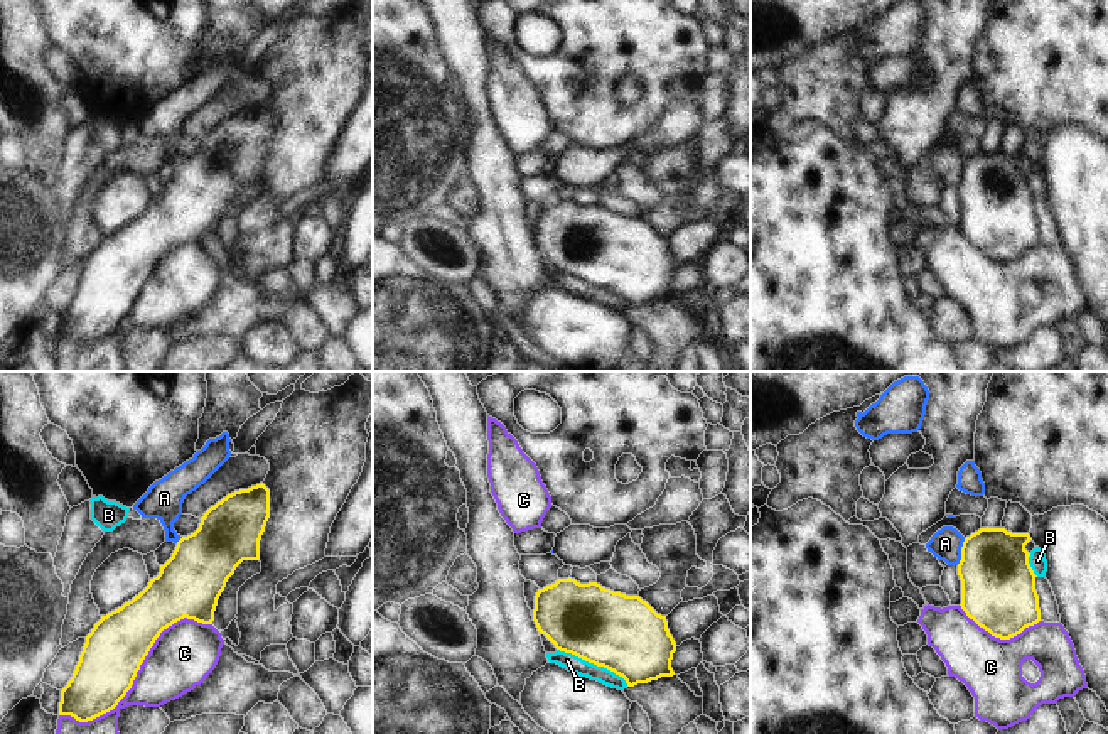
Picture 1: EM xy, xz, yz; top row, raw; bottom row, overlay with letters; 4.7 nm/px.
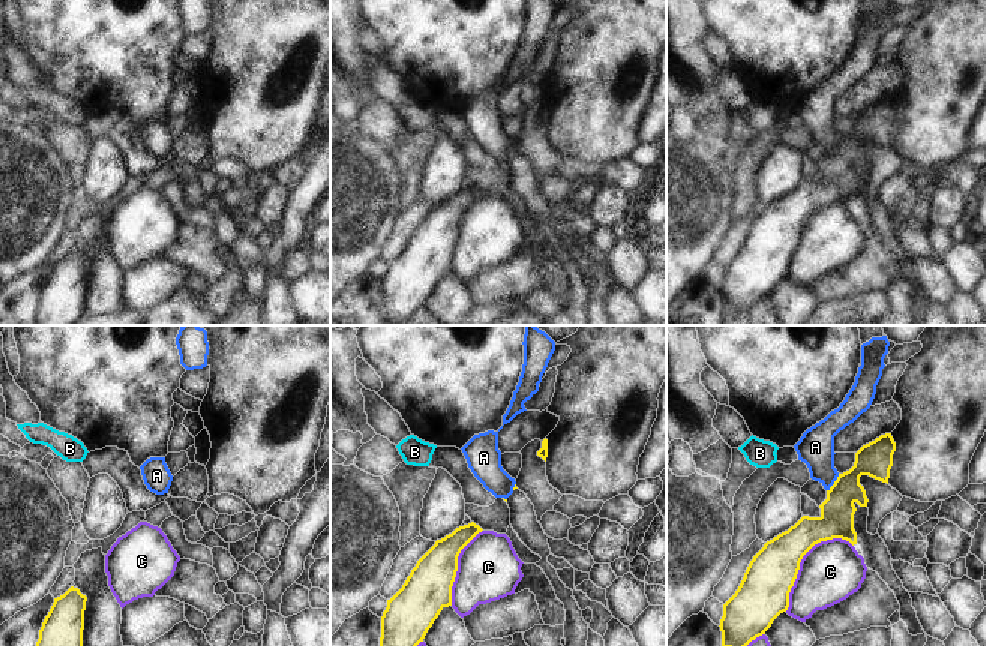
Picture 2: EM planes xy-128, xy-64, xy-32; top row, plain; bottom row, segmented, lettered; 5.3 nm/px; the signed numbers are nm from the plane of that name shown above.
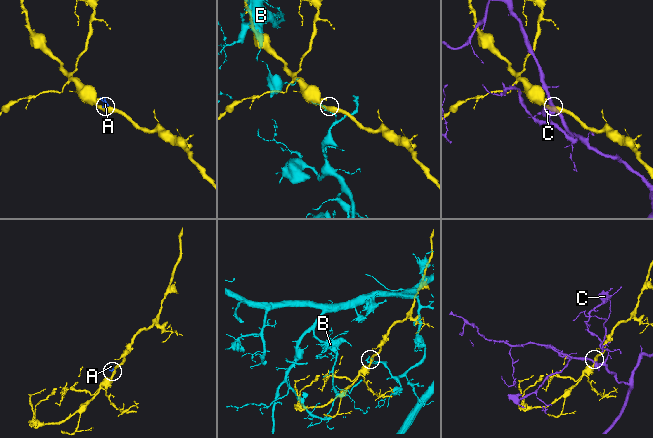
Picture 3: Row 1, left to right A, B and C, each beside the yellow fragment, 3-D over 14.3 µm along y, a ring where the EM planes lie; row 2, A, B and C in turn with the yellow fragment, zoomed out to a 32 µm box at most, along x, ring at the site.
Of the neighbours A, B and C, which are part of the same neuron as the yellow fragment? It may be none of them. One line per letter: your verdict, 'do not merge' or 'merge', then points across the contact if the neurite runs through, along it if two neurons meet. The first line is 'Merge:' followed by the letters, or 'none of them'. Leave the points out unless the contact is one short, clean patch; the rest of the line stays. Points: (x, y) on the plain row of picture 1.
Merge: none of them
A: do not merge; border along yz (965, 161), (957, 186)
B: do not merge
C: do not merge

